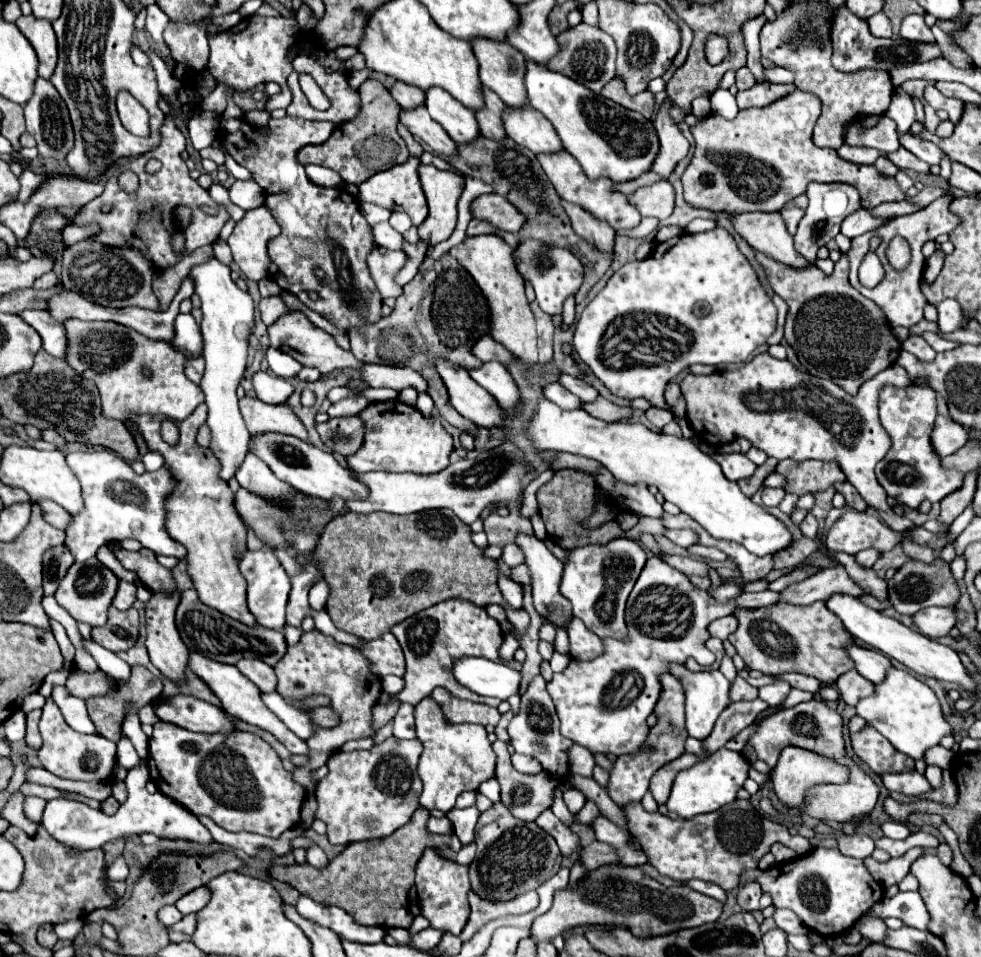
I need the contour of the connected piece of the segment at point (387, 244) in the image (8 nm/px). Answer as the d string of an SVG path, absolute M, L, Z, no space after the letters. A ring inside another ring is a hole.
M388 222L376 224L372 228L372 232L374 232L374 238L376 238L376 244L378 246L384 246L388 250L402 250L402 246L406 242L404 236L400 232L396 232Z

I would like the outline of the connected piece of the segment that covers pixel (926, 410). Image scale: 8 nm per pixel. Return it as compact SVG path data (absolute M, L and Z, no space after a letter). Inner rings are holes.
M884 388L880 392L880 422L892 438L892 448L876 466L876 478L890 498L896 502L918 508L922 500L940 502L948 492L960 486L964 474L942 470L940 458L930 446L930 432L936 418L936 392L932 388Z

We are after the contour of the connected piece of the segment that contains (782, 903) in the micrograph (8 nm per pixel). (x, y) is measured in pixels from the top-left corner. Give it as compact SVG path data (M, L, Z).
M816 848L806 856L776 866L768 870L744 872L740 884L748 880L760 882L762 892L772 894L772 904L776 908L792 910L808 928L818 930L824 938L838 936L852 928L858 916L870 910L870 906L884 896L884 888L870 876L862 860L844 856L838 850Z

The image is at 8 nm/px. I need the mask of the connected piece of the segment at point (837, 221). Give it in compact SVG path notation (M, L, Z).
M810 182L806 194L810 198L810 204L806 208L806 216L798 224L798 232L794 234L794 246L800 254L804 254L804 258L816 262L818 248L824 246L828 240L832 240L840 232L842 220L858 208L856 204L860 204L860 194L858 194L856 186L844 184L844 182L830 182L830 184Z

